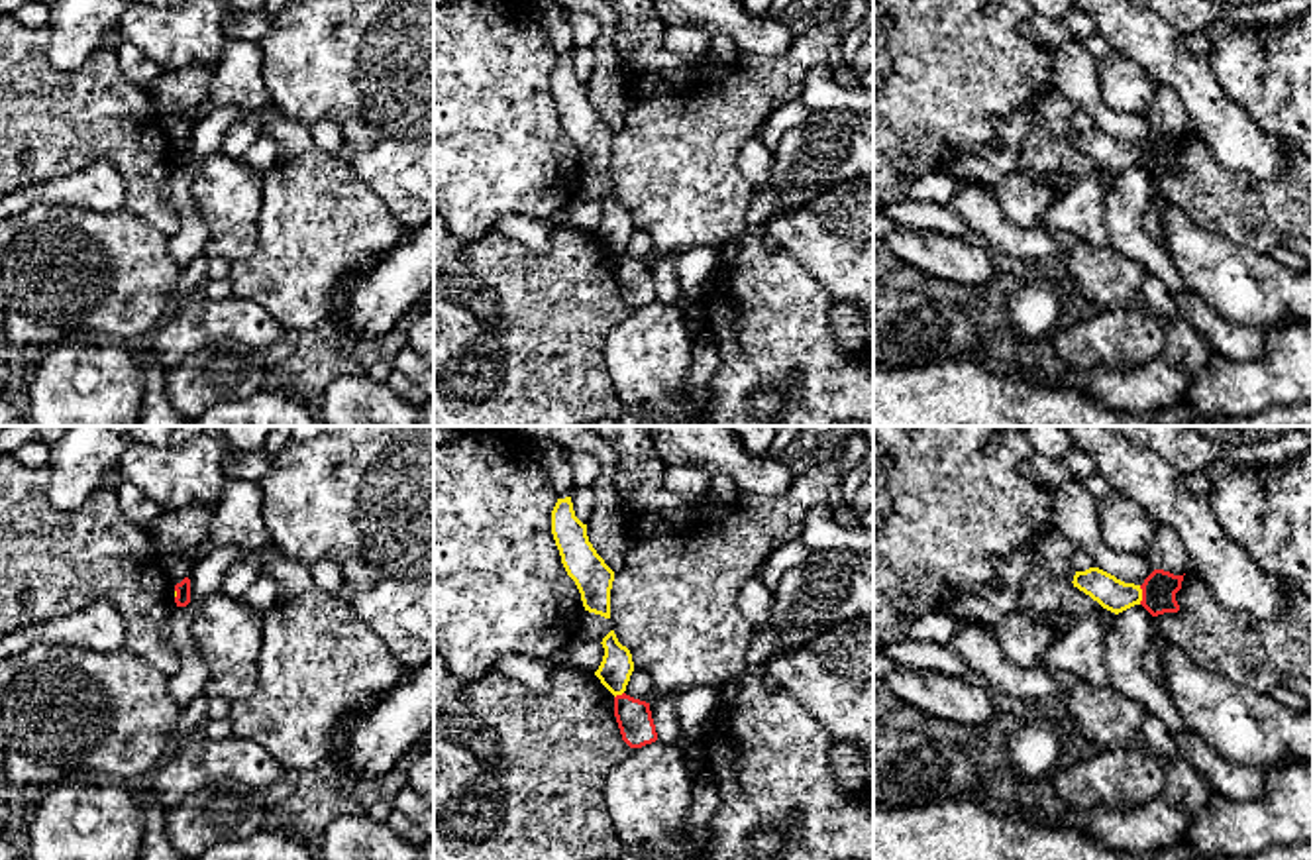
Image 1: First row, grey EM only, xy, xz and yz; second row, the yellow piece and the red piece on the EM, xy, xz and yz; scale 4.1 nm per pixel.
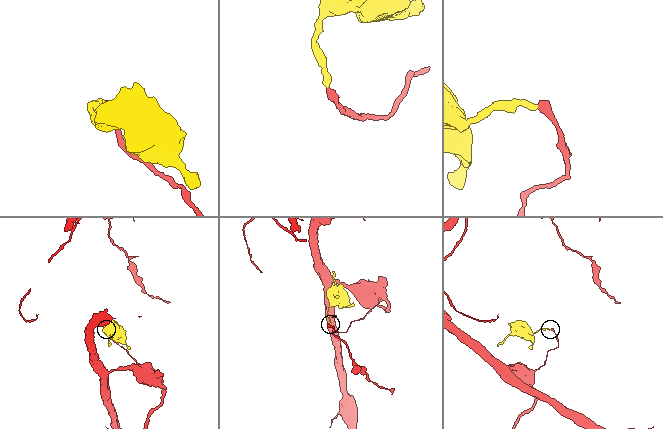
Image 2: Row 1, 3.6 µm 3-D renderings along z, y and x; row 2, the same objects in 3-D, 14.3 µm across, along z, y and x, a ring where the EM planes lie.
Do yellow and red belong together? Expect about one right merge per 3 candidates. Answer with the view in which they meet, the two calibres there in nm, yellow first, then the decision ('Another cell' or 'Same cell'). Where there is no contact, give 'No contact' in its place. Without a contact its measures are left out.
Touches yellow in yz. Thickness 140 nm (yellow) against 140 nm. Another cell

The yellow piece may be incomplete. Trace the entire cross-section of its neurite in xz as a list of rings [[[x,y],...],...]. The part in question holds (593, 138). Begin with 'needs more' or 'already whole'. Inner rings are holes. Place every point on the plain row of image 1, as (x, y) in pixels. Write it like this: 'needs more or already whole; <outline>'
already whole; [[[571,57],[557,59],[551,71],[551,94],[567,135],[575,141],[585,171],[610,179],[614,132],[597,114],[573,71]]]

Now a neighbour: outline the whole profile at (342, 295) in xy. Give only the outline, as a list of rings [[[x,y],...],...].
[[[369,271],[355,275],[347,281],[343,281],[341,285],[336,287],[332,298],[330,298],[330,312],[324,320],[322,330],[334,338],[341,349],[351,348],[355,344],[359,344],[363,340],[361,334],[345,334],[343,330],[338,328],[338,322],[345,310],[345,306],[349,304],[351,296],[355,295],[355,291],[359,289],[361,281],[369,275]]]

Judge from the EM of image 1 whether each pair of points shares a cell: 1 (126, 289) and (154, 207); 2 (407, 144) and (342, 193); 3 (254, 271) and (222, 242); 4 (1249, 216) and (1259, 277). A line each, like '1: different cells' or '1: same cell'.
1: different cells
2: different cells
3: different cells
4: different cells

